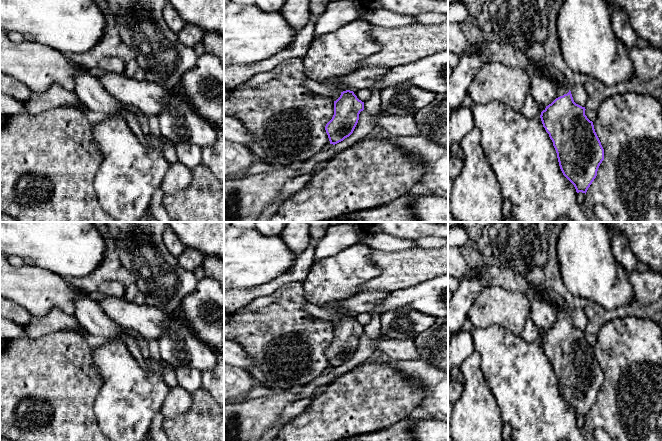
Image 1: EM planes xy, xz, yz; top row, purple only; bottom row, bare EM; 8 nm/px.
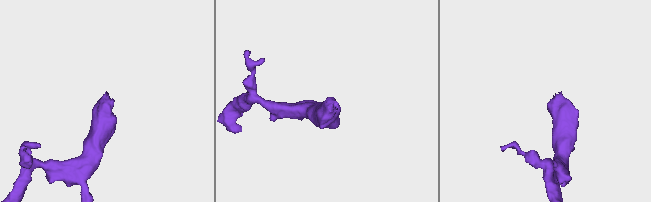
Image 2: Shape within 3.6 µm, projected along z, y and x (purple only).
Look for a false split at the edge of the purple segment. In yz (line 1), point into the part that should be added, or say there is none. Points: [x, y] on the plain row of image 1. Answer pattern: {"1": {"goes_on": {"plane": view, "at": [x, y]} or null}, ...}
{"1": {"goes_on": {"plane": "yz", "at": [561, 313]}}}

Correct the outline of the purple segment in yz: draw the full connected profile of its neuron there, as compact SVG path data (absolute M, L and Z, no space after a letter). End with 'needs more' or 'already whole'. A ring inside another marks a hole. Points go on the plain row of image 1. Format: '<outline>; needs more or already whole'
M553 307L556 310L557 322L546 330L541 336L540 342L553 366L563 399L574 409L577 417L586 418L604 384L604 373L595 356L593 346L585 339L585 331L574 326L568 310Z; needs more

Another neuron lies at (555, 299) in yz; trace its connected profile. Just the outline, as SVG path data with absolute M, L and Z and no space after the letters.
M547 286L543 287L543 296L546 301L551 303L553 306L567 310L567 305L561 295L549 289Z

